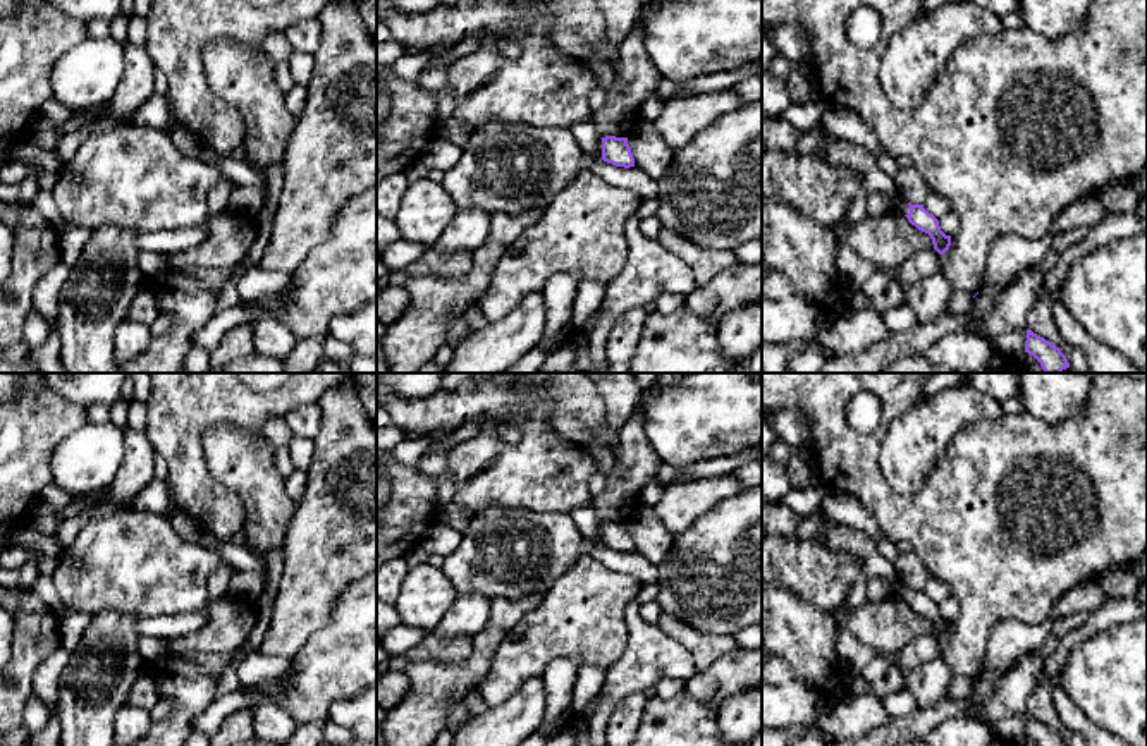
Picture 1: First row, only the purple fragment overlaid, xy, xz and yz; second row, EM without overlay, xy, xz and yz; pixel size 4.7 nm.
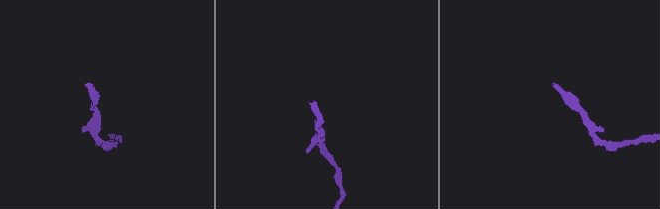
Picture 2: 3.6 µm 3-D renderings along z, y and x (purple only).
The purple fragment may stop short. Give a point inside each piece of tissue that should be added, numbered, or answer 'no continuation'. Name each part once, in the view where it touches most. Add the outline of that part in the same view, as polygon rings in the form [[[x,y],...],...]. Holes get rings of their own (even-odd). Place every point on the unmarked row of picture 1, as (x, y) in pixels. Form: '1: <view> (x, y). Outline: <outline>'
1: yz (853, 542). Outline: [[[836,523],[825,536],[825,545],[855,557],[865,578],[887,581],[892,588],[892,596],[899,600],[910,598],[910,590],[898,579],[892,562],[879,553],[874,540],[863,531]]]

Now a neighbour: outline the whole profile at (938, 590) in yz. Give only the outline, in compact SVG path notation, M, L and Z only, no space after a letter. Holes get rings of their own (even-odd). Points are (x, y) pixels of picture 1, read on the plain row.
M929 578L927 584L923 586L923 593L932 598L937 605L951 596L949 586L937 579L937 578Z

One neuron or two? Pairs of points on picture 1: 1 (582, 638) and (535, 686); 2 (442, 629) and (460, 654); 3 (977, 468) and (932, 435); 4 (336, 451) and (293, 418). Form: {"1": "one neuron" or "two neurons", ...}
{"1": "two neurons", "2": "two neurons", "3": "two neurons", "4": "two neurons"}

